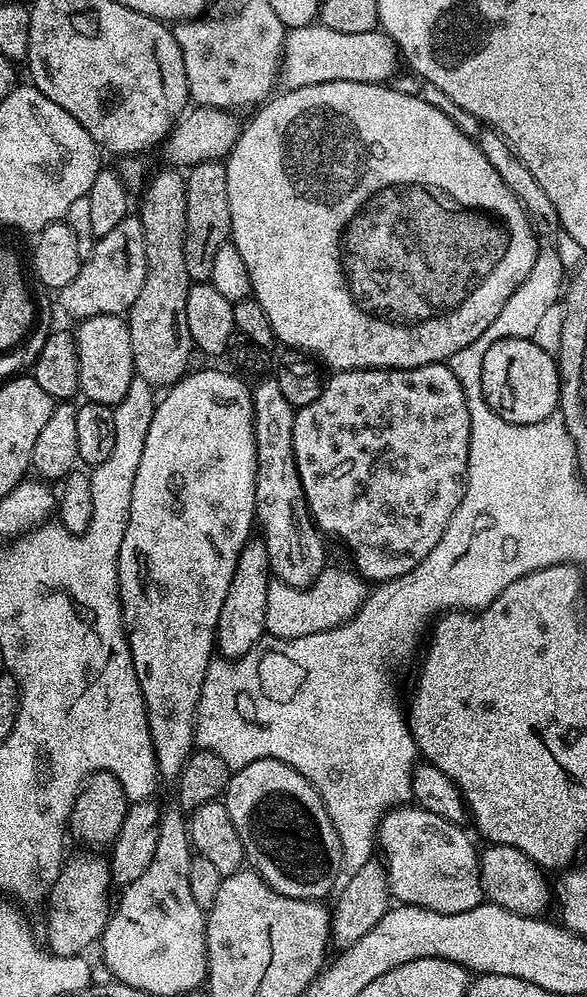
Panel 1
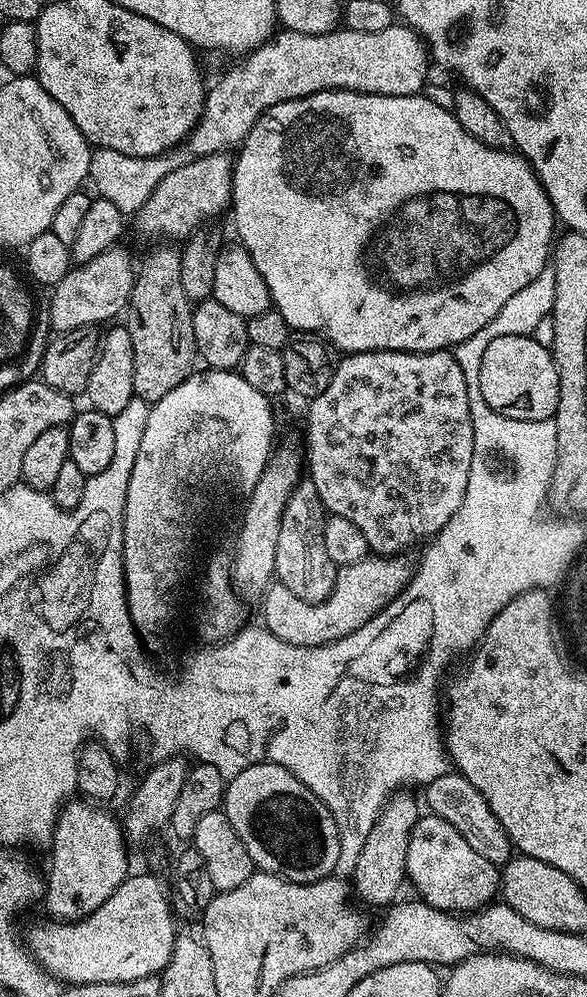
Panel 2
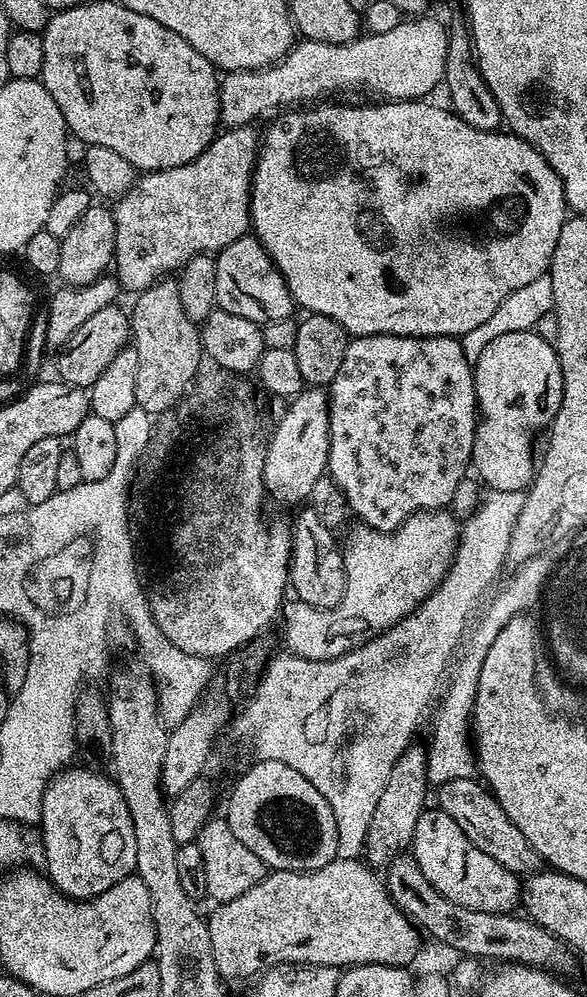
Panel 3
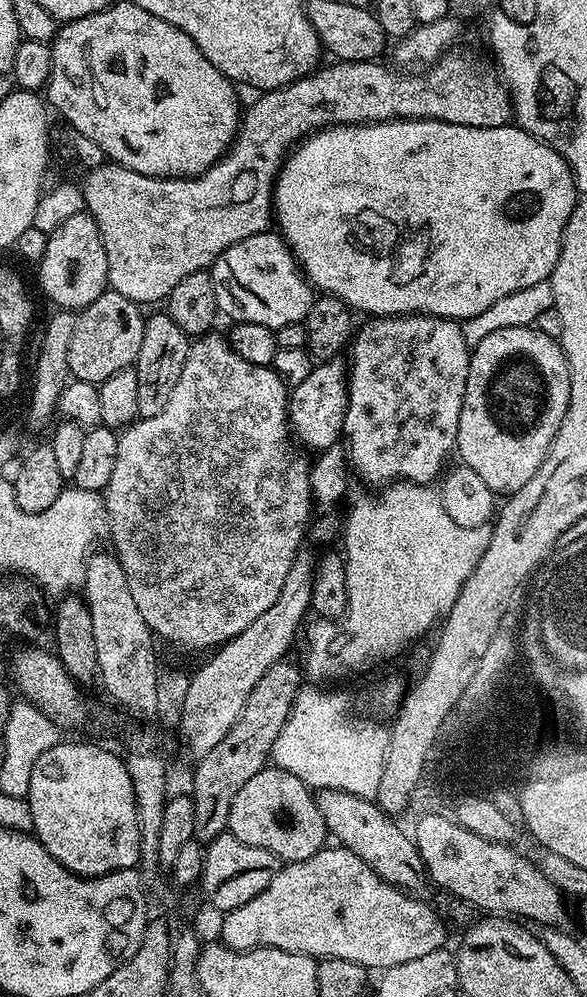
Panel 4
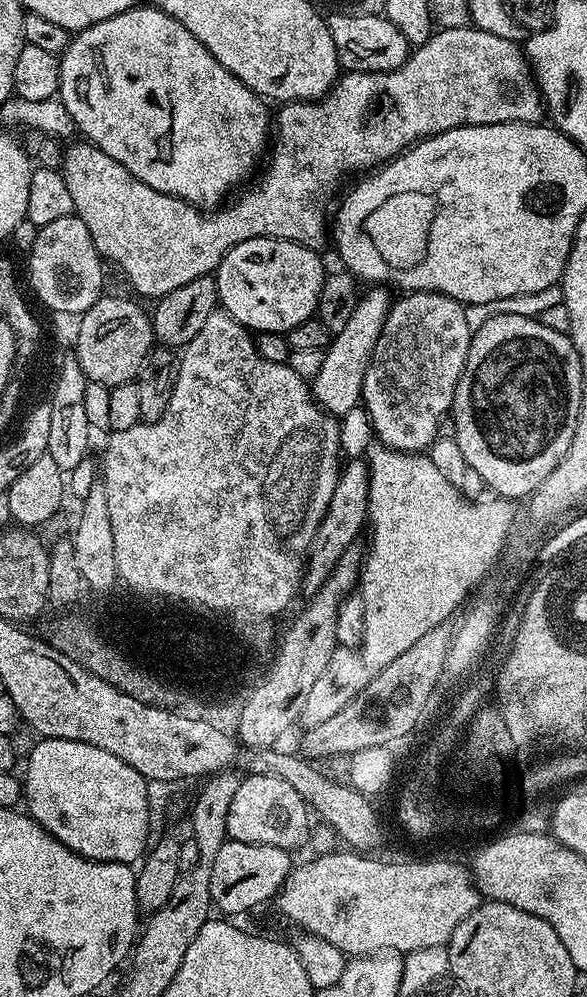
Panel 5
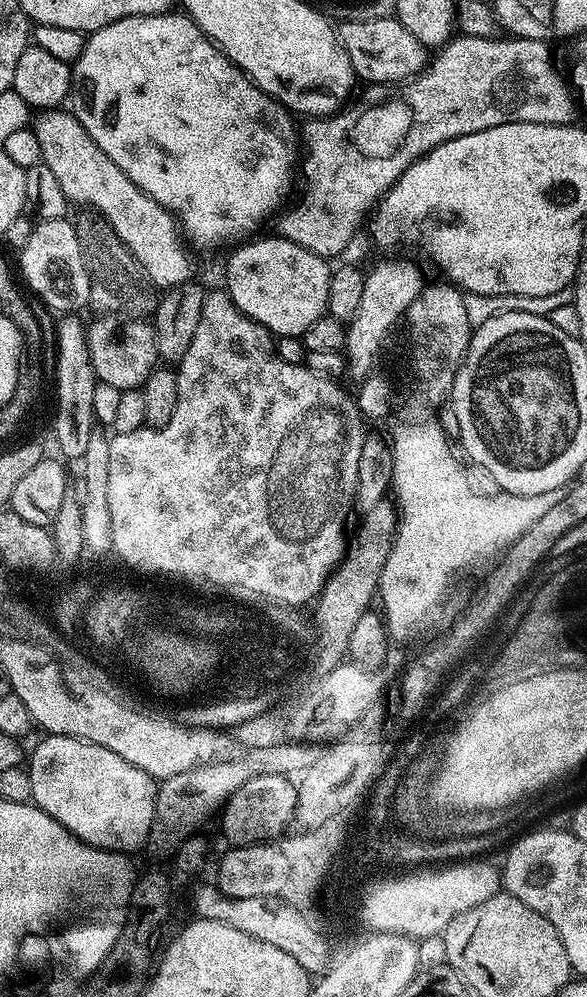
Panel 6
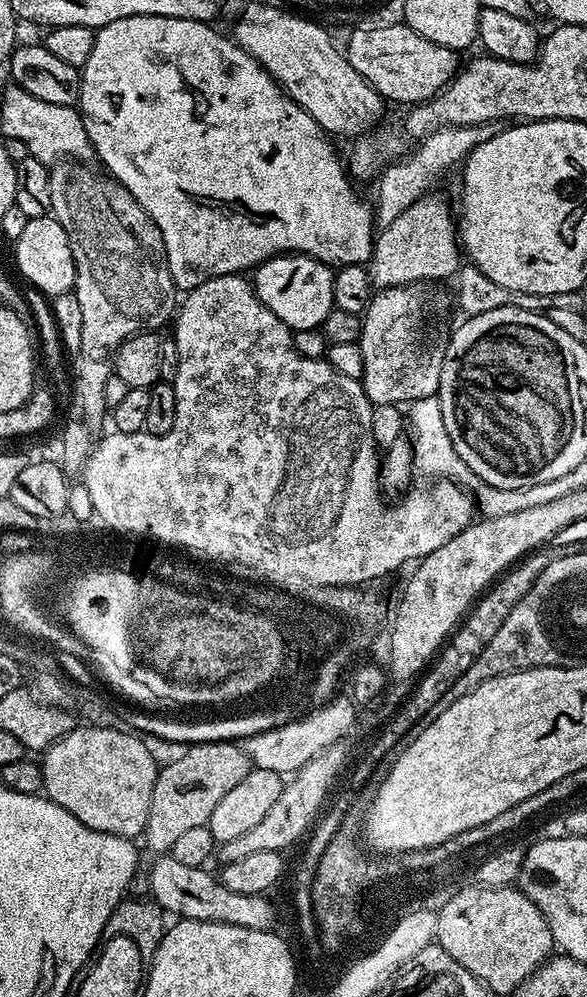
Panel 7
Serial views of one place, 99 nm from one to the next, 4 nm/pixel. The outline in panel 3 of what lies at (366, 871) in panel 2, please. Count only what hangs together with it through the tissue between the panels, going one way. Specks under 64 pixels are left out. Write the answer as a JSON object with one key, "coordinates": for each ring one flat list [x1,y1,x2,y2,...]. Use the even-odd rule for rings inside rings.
{"coordinates":[[412,746,398,758,398,762,394,762,394,770,390,770,390,778,386,786,382,786,378,806,374,806,374,818,370,818,364,852,367,863,373,869,387,869,390,863,411,845,414,826,418,826,418,818,426,811,424,799,427,796,429,799,428,753,421,749,419,752,416,746]]}

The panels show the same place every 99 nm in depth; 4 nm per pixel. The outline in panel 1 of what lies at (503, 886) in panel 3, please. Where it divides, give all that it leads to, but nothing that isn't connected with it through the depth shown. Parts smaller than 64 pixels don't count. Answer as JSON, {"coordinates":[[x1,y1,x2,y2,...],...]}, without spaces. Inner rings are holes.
{"coordinates":[[397,806,384,813,380,820,378,848,386,861,388,869,388,891,396,896,401,905,412,904,415,908,434,910,438,914,462,914,474,910,474,906,485,903,484,887,480,884,480,857,478,848,472,845,465,829,458,824,450,823,438,814,419,806]]}

